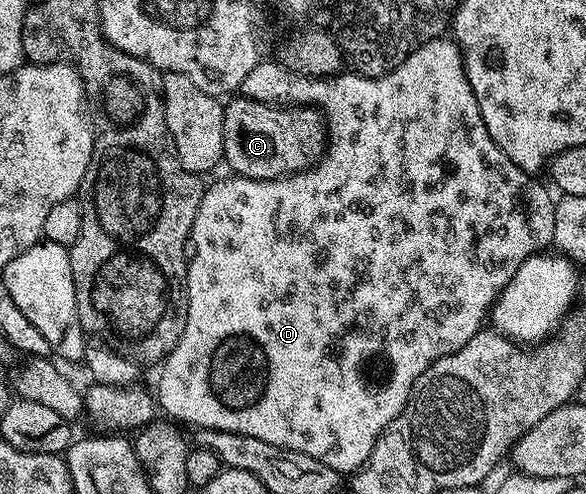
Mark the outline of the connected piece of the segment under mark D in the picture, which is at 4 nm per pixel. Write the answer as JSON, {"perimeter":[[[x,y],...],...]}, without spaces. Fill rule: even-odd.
{"perimeter":[[[438,38],[427,42],[419,50],[412,52],[395,70],[374,77],[362,76],[352,70],[335,76],[300,76],[289,71],[279,62],[262,61],[255,66],[255,70],[251,70],[251,74],[247,74],[247,78],[243,78],[239,92],[242,97],[258,100],[261,104],[308,106],[318,109],[321,115],[324,116],[327,125],[325,155],[312,168],[305,172],[294,172],[292,176],[281,176],[277,180],[256,180],[255,178],[229,174],[226,175],[226,180],[221,180],[218,184],[213,185],[210,183],[206,187],[205,196],[199,202],[199,214],[195,214],[195,222],[191,233],[192,255],[188,257],[185,273],[185,295],[189,301],[187,326],[183,326],[183,334],[179,338],[175,350],[170,352],[160,365],[160,368],[162,367],[161,377],[157,380],[155,400],[160,411],[170,421],[176,422],[178,425],[193,424],[194,429],[214,428],[220,432],[251,434],[251,438],[263,438],[263,442],[271,442],[271,446],[283,446],[287,450],[299,450],[299,454],[311,454],[311,458],[319,458],[319,462],[331,466],[331,470],[336,472],[352,474],[367,463],[375,442],[381,437],[386,426],[403,410],[403,406],[407,402],[417,379],[439,358],[443,358],[447,354],[455,354],[455,350],[463,350],[463,346],[467,346],[467,342],[471,342],[474,334],[482,331],[484,324],[481,323],[484,320],[486,323],[493,303],[497,301],[501,291],[507,286],[507,282],[511,282],[511,278],[515,278],[515,270],[519,270],[519,266],[523,266],[523,262],[527,262],[527,258],[544,253],[552,245],[553,231],[555,230],[555,200],[554,197],[549,197],[548,190],[537,181],[537,178],[523,171],[519,166],[515,166],[515,162],[511,162],[511,158],[507,158],[507,154],[503,154],[503,150],[499,150],[499,146],[493,141],[491,134],[487,134],[483,114],[479,114],[479,102],[475,102],[475,94],[467,82],[465,62],[461,59],[461,49],[457,47],[452,39]]]}

